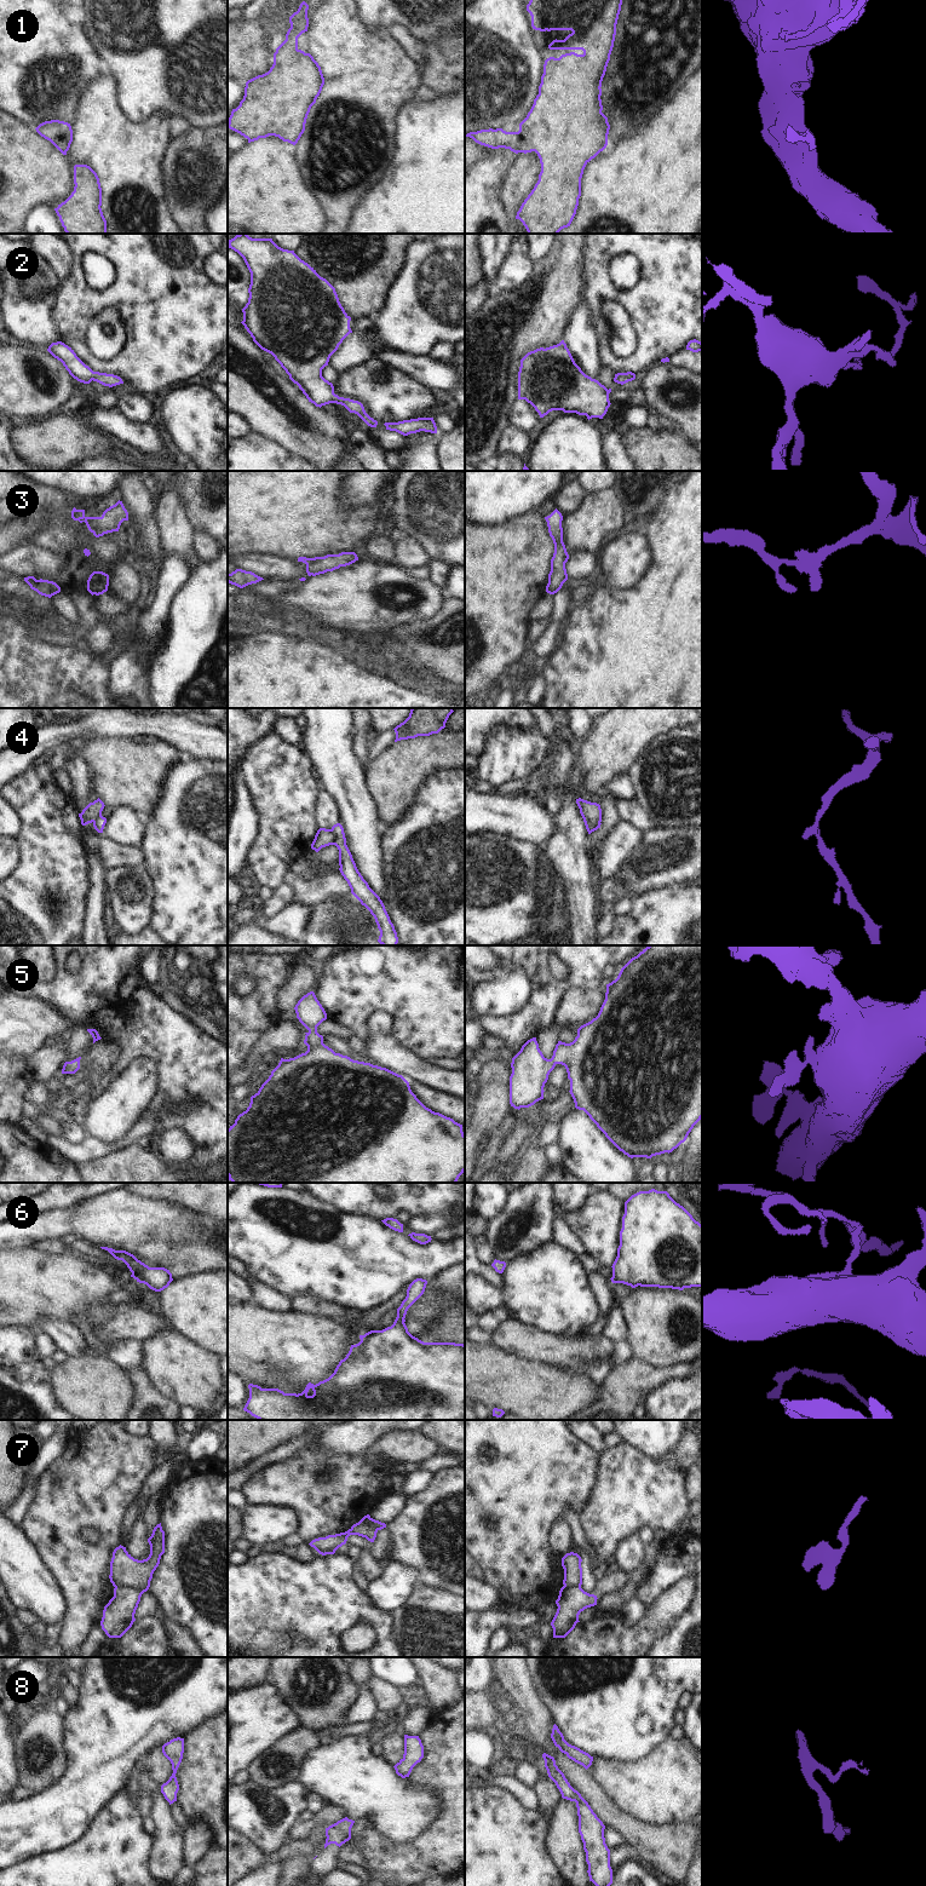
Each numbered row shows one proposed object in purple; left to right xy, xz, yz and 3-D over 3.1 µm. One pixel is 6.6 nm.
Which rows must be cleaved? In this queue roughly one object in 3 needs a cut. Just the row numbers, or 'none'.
4, 7

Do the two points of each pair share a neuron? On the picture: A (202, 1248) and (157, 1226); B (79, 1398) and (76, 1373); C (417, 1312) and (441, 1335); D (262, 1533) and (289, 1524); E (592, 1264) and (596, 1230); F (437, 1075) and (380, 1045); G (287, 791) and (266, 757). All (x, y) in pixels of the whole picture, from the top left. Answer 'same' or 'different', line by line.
A: same
B: same
C: different
D: same
E: different
F: same
G: same

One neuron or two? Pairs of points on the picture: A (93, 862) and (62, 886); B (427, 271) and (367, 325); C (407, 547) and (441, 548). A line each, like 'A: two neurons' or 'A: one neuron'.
A: two neurons
B: two neurons
C: two neurons

